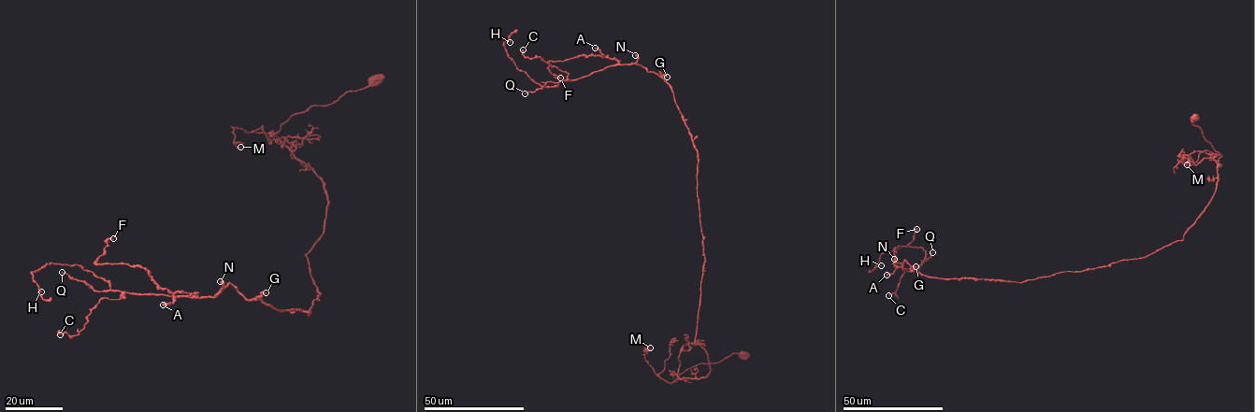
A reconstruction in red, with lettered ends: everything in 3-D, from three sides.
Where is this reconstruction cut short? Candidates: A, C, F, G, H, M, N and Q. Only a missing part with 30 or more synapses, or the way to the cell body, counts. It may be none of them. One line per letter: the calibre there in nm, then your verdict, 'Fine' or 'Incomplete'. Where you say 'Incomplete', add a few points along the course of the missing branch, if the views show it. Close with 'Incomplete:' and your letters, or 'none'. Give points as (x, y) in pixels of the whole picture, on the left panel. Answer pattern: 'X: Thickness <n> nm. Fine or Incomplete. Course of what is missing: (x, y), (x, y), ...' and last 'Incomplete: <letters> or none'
A: Thickness 550 nm. Fine
C: Thickness 600 nm. Fine
F: Thickness 500 nm. Fine
G: Thickness 400 nm. Fine
H: Thickness 170 nm. Fine
M: Thickness 130 nm. Fine
N: Thickness 550 nm. Fine
Q: Thickness 200 nm. Incomplete. Course of what is missing: (62, 272), (58, 260), (89, 242)
Incomplete: Q

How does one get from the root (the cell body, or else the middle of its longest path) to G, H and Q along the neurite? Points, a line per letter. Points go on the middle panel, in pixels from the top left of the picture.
G: (745, 355), (699, 363), (673, 381), (705, 377), (710, 367), (695, 343), (705, 261), (698, 149), (667, 77)
H: (745, 355), (673, 381), (710, 367), (695, 343), (698, 149), (671, 88), (637, 63), (540, 86), (510, 42)
Q: (745, 355), (673, 381), (710, 367), (695, 343), (698, 149), (671, 88), (614, 64), (525, 93)

